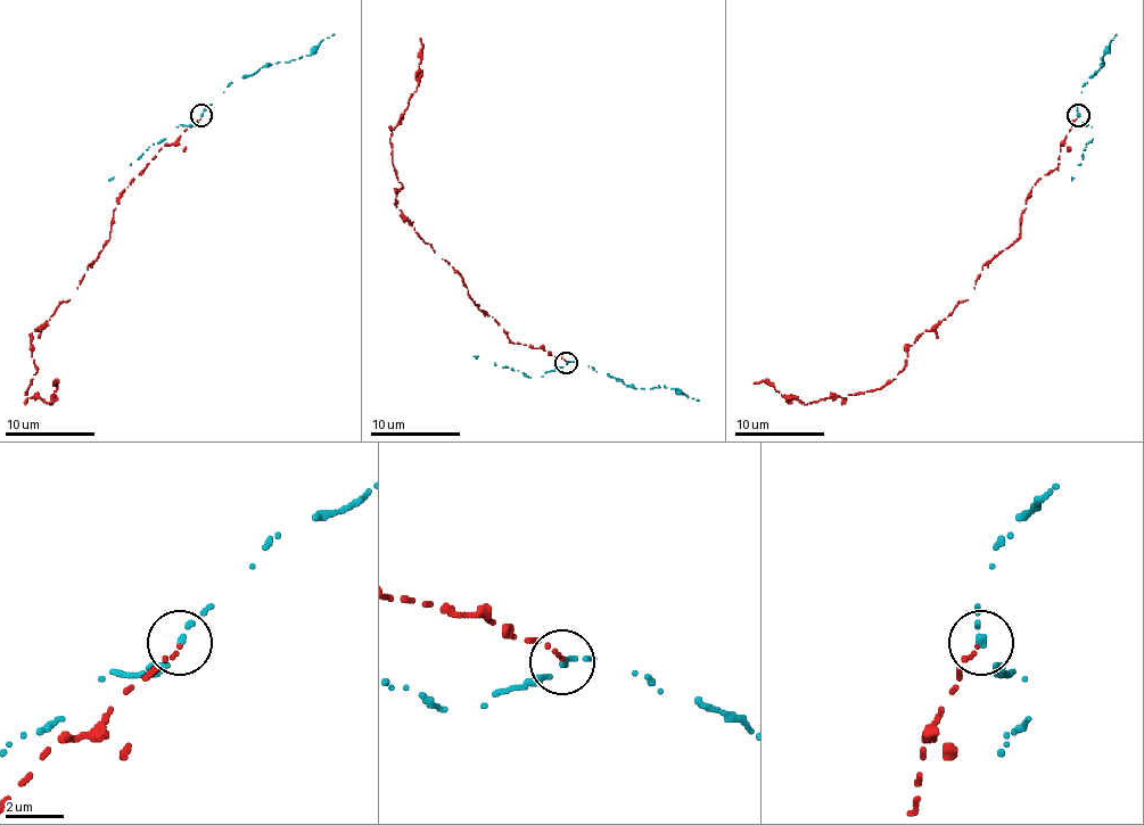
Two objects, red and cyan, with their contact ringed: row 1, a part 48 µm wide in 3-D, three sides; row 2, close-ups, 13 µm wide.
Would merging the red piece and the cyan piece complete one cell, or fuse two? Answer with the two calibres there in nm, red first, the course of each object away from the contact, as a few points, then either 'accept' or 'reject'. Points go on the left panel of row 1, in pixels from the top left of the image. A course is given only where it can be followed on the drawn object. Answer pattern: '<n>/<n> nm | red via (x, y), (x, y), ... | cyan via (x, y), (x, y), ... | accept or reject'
90/200 nm | red via (200, 117), (133, 178), (109, 238), (68, 300), (31, 333), (35, 369), (26, 398), (51, 405), (56, 382) | cyan via (200, 115), (232, 81), (247, 76), (263, 66), (298, 59), (335, 34) | reject

